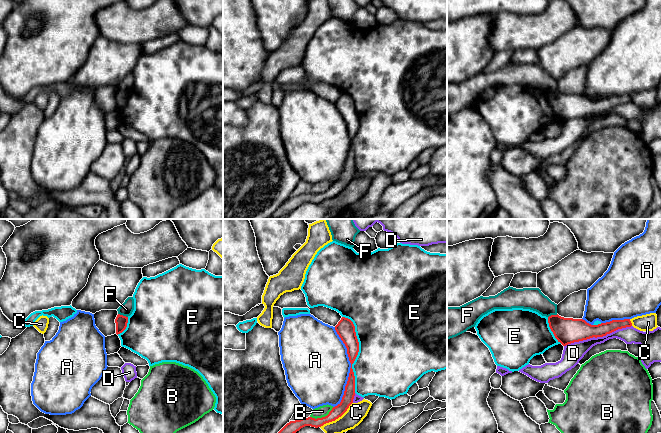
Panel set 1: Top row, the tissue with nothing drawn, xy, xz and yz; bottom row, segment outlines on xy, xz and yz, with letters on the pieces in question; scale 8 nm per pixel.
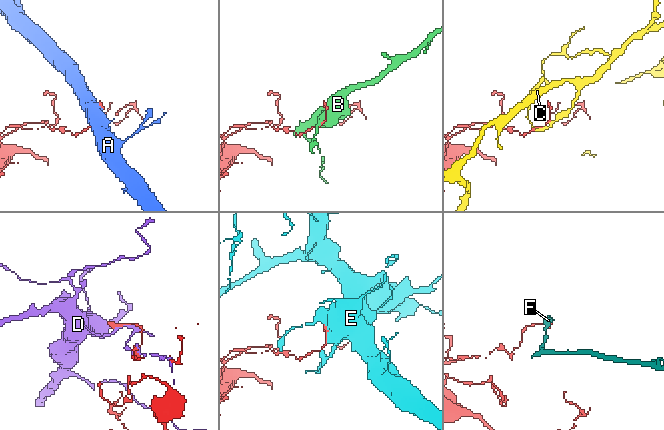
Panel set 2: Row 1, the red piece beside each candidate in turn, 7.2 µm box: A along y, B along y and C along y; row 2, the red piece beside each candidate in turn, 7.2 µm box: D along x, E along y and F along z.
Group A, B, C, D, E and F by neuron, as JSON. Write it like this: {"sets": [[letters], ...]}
{"sets": [["A"], ["B"], ["C"], ["D"], ["E"], ["F"]]}

